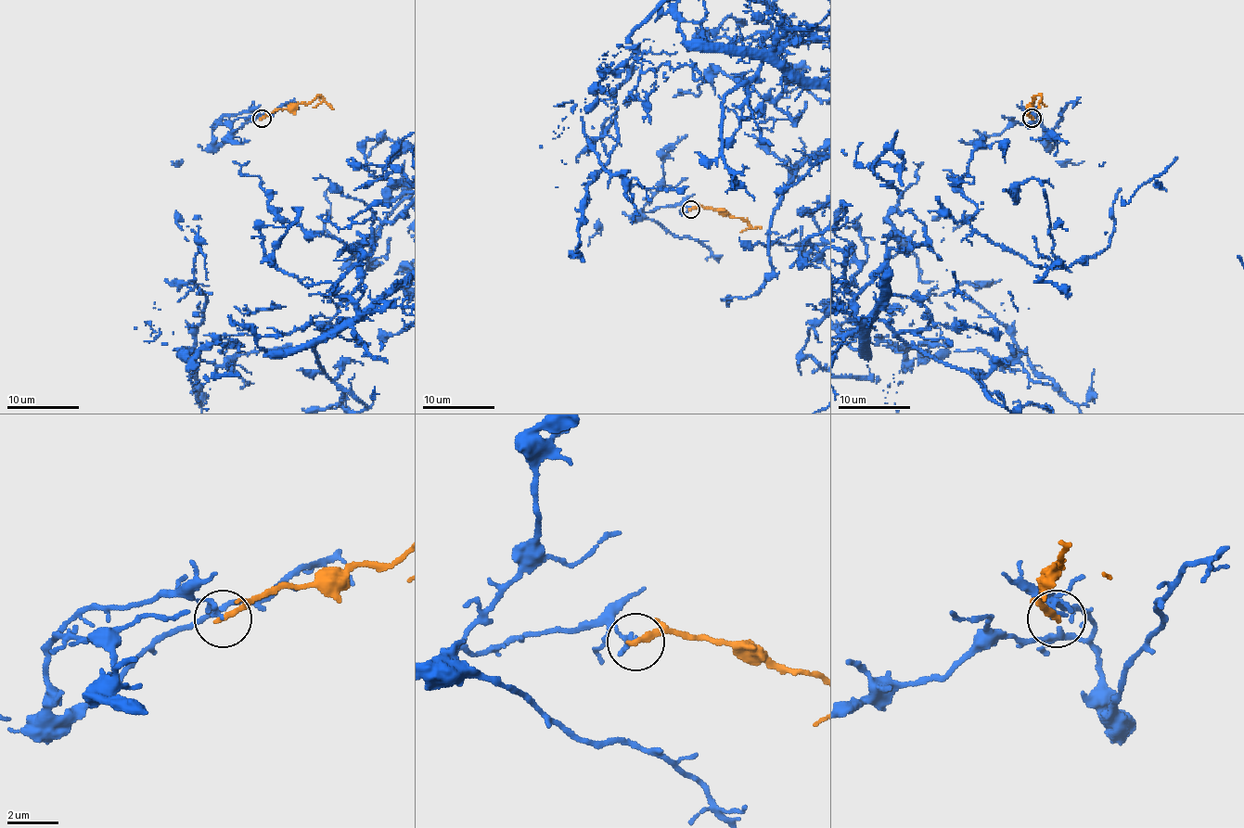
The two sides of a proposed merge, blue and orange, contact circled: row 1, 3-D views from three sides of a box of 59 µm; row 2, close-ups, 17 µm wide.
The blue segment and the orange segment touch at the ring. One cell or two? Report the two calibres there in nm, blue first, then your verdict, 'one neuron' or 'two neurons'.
calibres 200 and 240 nm; two neurons

